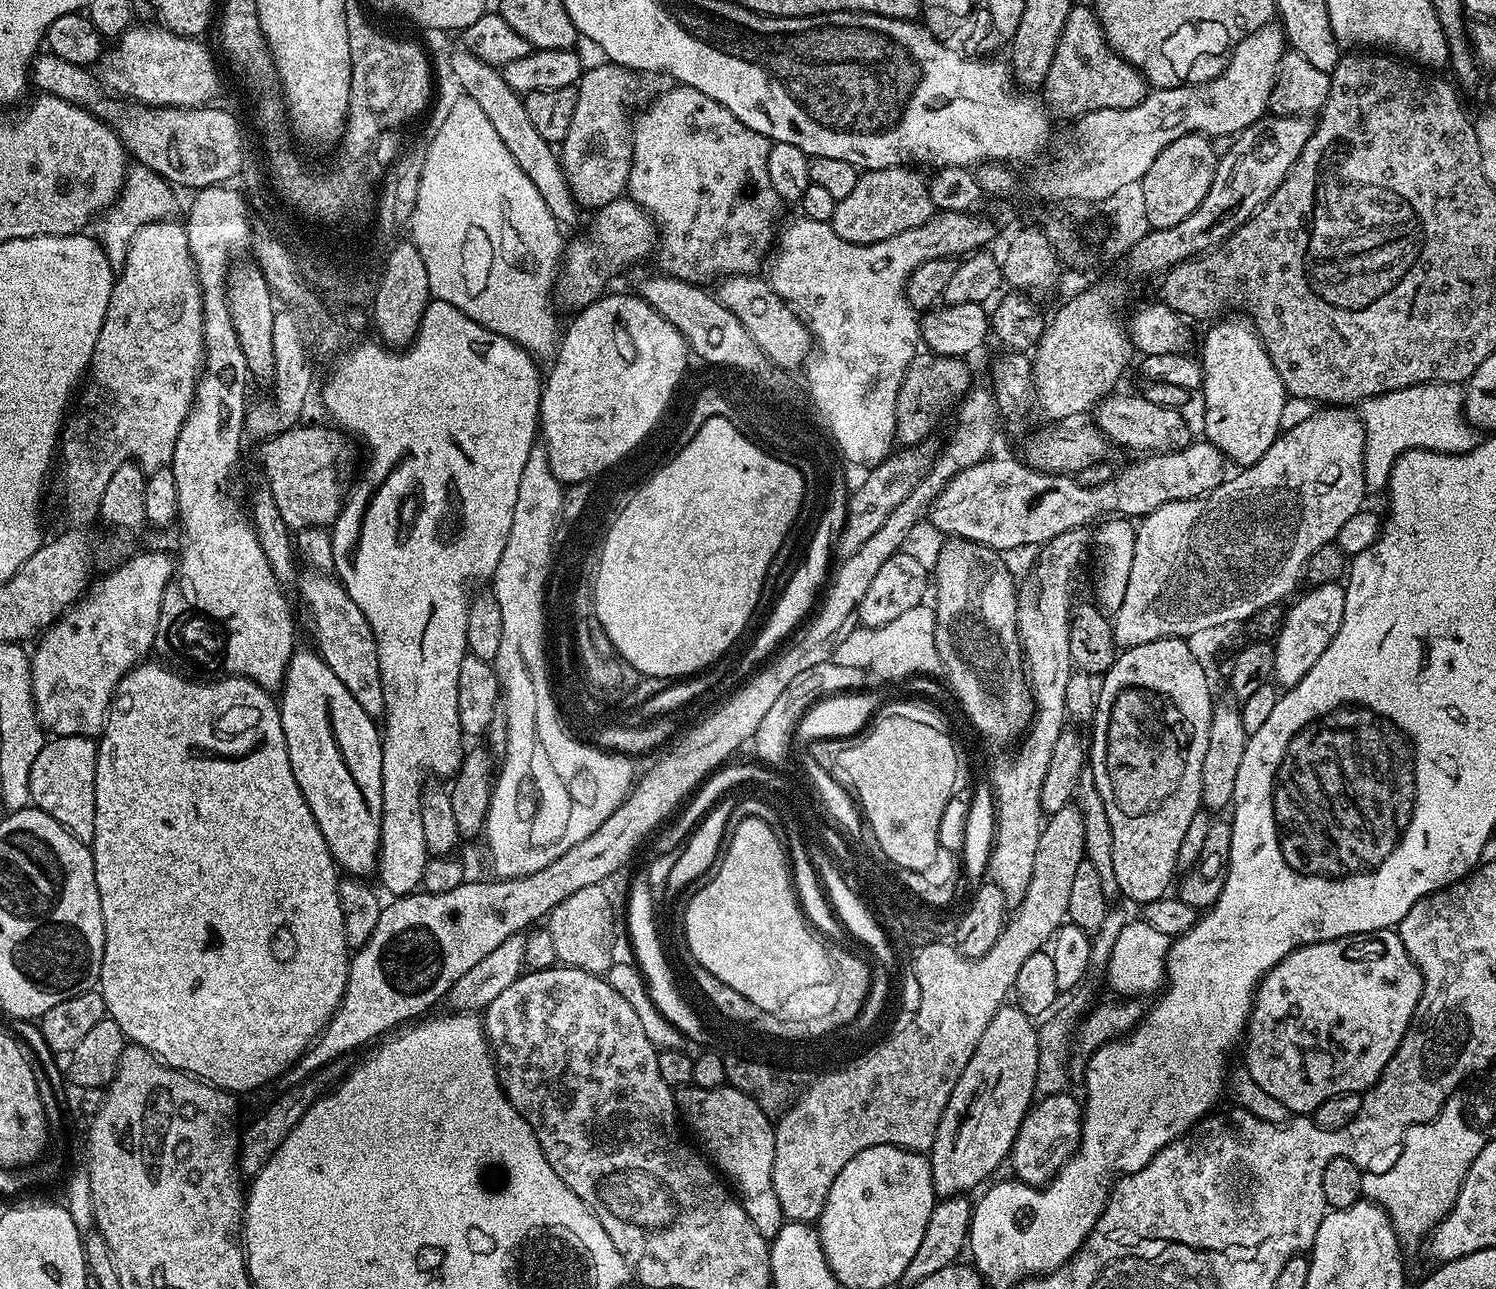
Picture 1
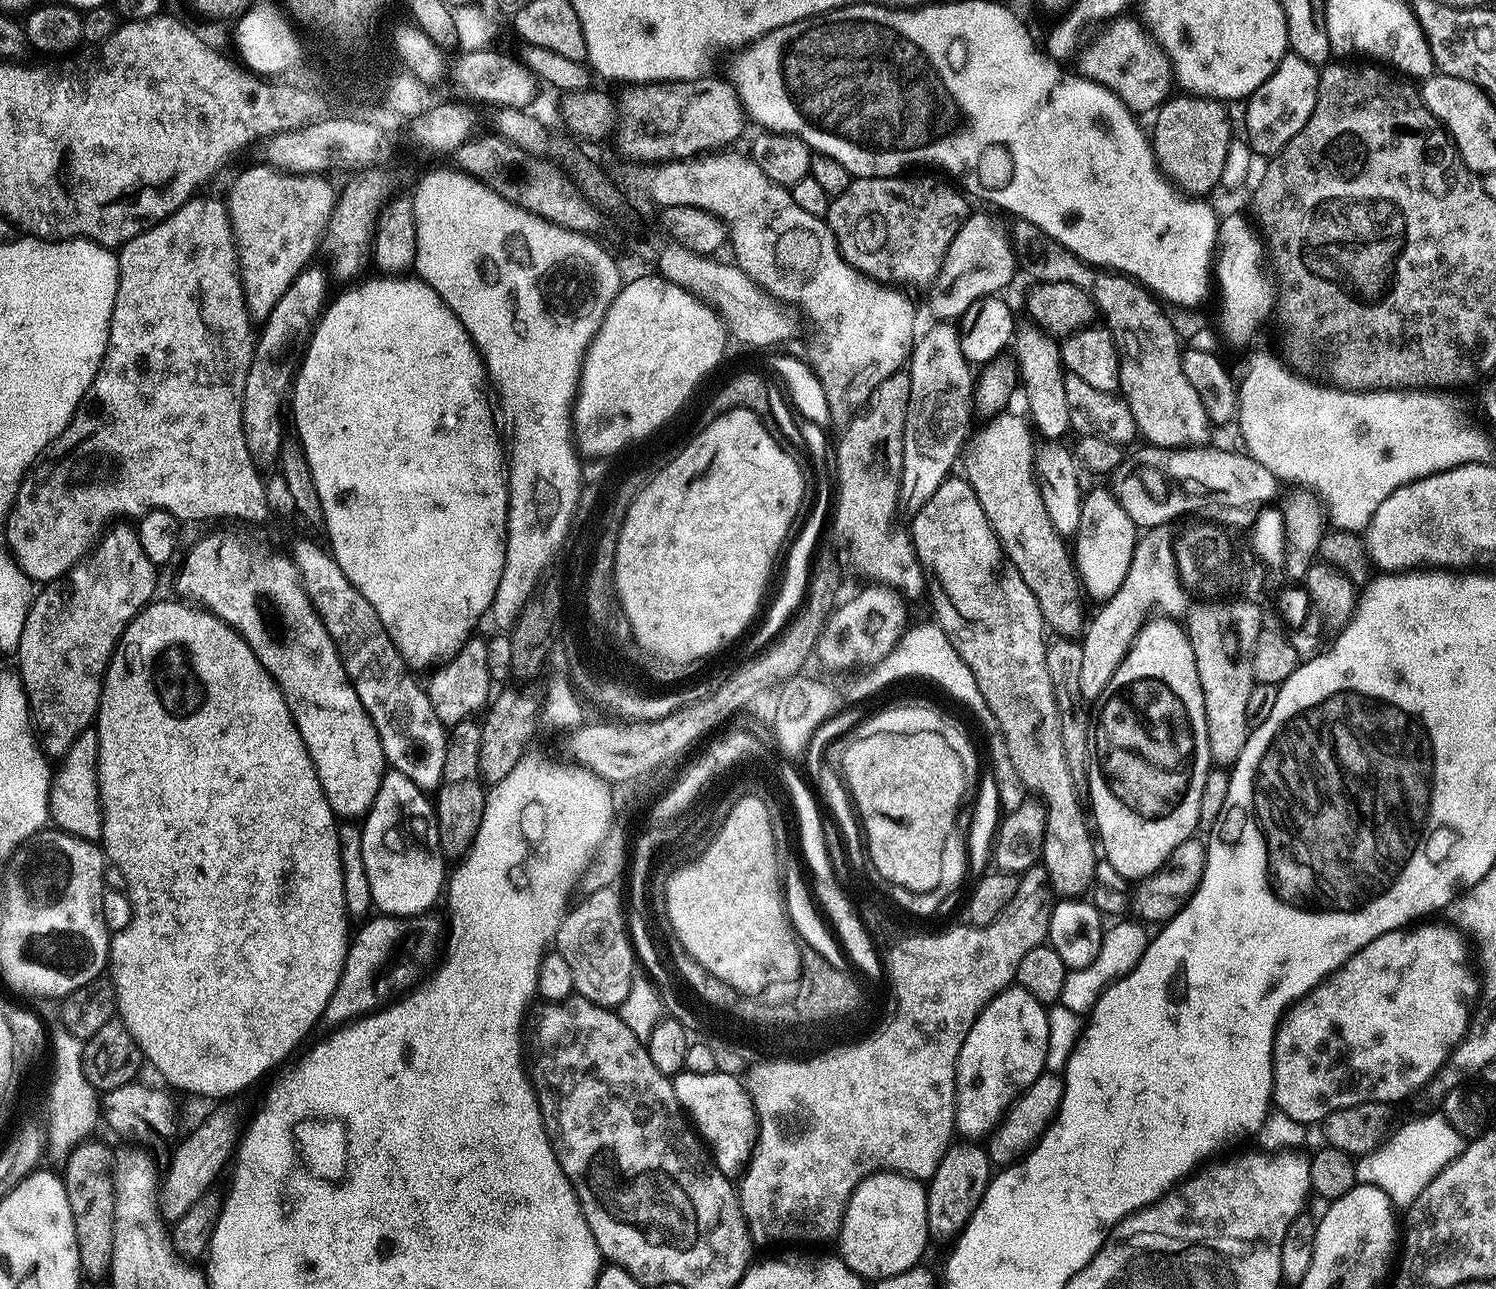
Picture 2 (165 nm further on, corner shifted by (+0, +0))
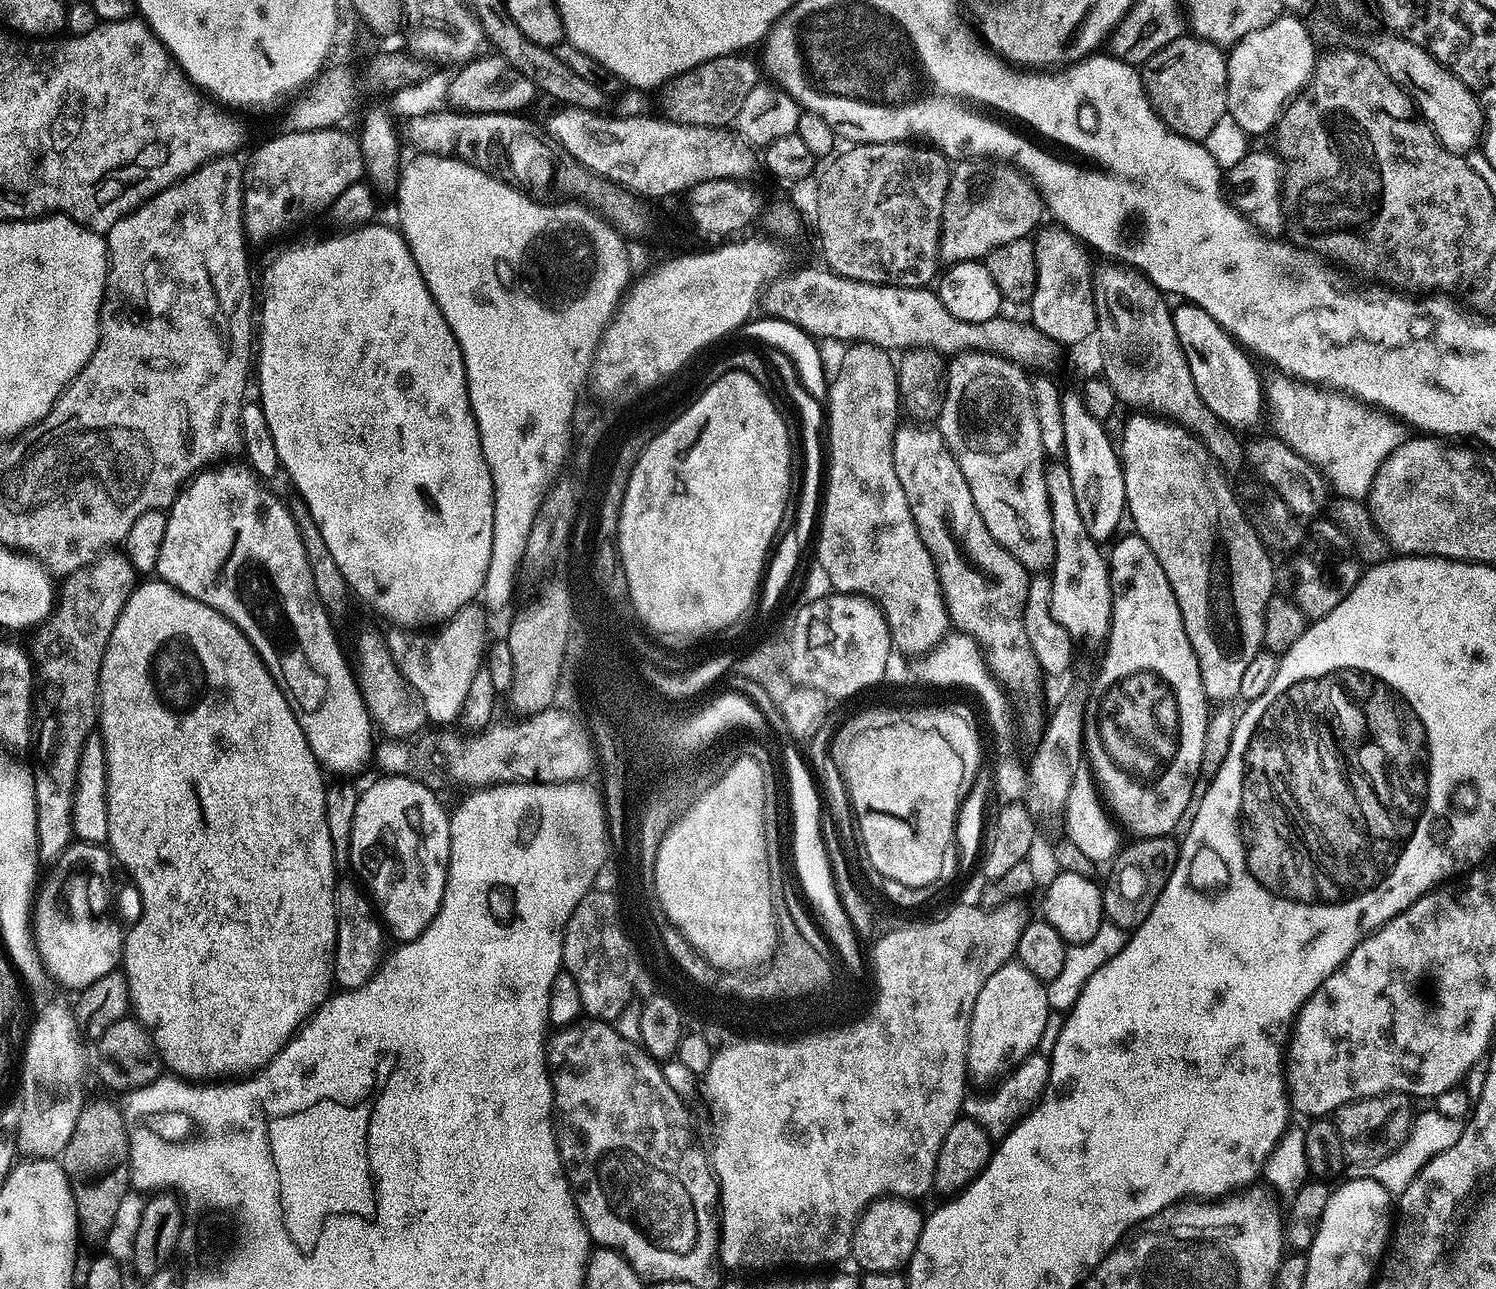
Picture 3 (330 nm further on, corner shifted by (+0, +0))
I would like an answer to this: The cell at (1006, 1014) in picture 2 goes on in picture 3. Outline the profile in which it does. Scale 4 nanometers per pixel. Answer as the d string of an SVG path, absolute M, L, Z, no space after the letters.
M1009 962L994 970L994 974L986 978L986 986L978 990L978 1002L974 1002L974 1014L970 1018L969 1073L973 1077L999 1077L1009 1066L1033 1055L1040 1047L1049 1015L1046 987L1026 966Z

